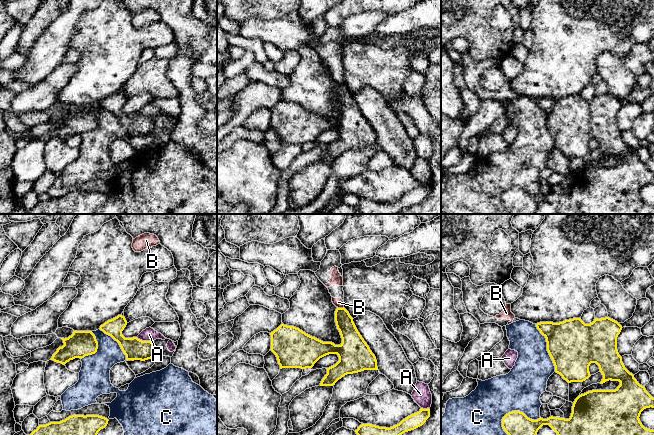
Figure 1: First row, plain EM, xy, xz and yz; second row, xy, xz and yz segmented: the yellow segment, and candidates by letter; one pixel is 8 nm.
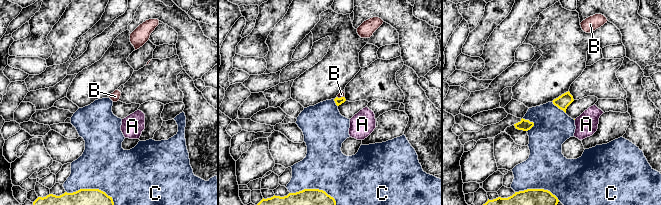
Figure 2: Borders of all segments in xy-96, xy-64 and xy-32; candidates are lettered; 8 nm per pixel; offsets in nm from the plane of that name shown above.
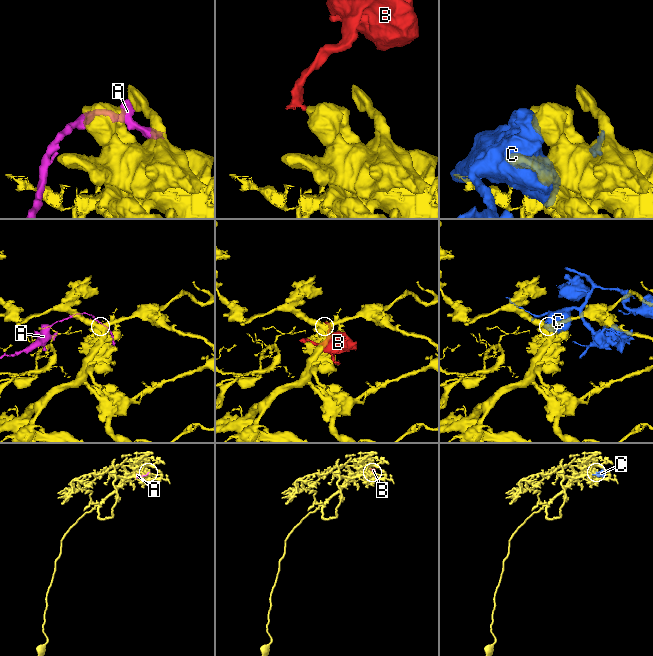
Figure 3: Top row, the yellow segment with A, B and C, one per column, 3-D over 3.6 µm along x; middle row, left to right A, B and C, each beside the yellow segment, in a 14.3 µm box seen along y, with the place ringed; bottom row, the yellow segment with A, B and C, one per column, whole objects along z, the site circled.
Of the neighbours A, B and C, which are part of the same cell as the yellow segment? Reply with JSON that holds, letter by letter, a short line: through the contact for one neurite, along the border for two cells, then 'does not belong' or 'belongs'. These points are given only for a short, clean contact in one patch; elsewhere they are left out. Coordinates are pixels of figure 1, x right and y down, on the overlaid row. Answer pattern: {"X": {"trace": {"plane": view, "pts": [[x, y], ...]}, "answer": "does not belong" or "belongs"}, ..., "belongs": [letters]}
{"A": {"answer": "does not belong"}, "B": {"trace": {"plane": "xz", "pts": [[337, 306], [343, 307]]}, "answer": "does not belong"}, "C": {"answer": "does not belong"}, "belongs": []}

